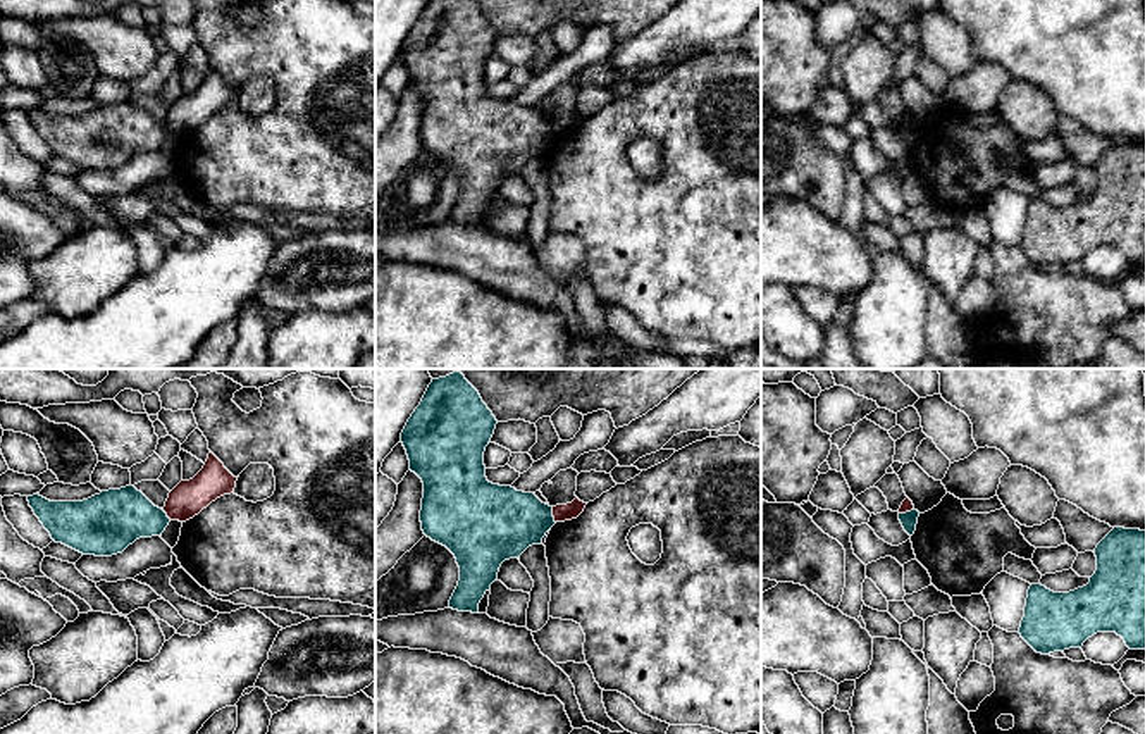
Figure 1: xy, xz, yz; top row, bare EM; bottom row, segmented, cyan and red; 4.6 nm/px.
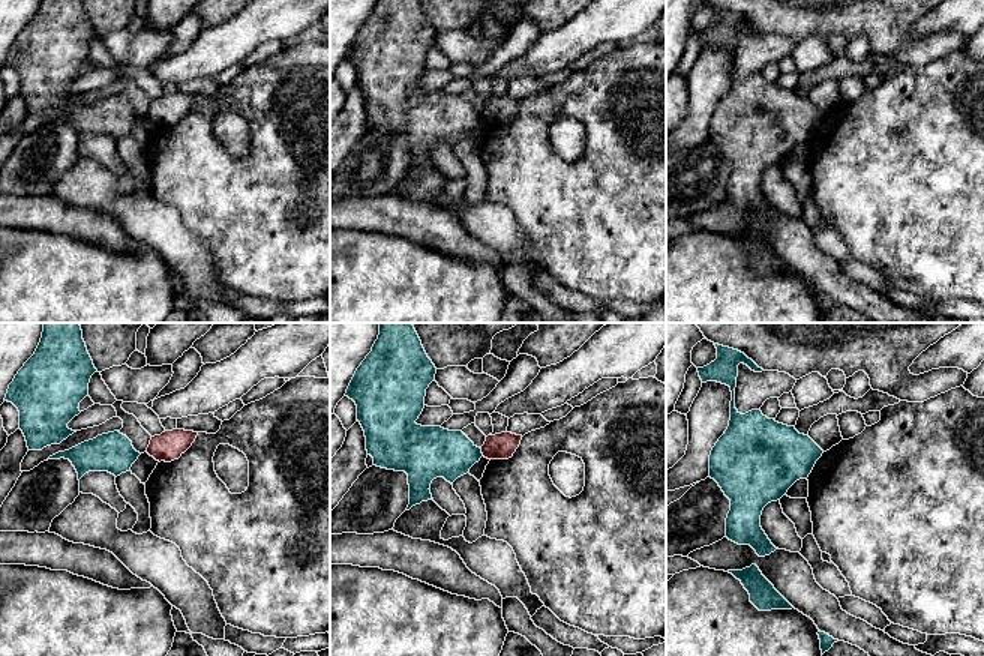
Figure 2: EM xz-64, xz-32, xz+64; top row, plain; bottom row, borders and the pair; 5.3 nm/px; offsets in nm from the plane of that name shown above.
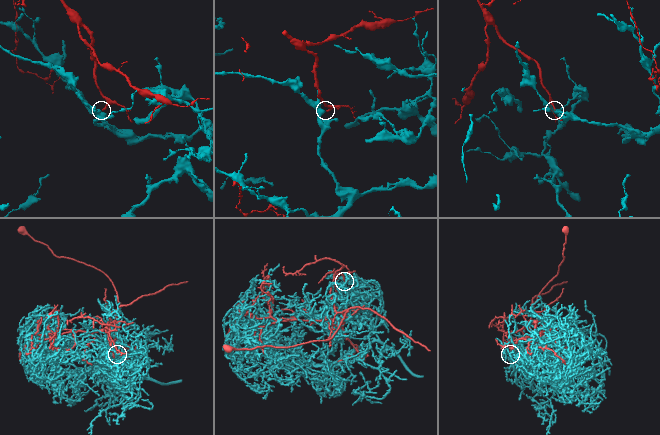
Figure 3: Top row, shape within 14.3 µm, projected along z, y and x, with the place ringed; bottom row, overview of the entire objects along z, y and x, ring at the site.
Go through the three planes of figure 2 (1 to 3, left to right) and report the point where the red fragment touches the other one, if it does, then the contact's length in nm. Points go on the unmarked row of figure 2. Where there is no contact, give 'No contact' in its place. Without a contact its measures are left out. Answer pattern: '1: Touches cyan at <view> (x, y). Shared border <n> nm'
1: No contact
2: Touches cyan at xz-32 (480, 116). Shared border 40 nm
3: No contact

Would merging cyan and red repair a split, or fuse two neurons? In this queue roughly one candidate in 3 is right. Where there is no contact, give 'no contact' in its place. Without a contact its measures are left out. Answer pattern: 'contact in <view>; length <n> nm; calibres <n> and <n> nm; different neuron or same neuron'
contact in xz; length 80 nm; calibres 340 and 80 nm; different neuron

